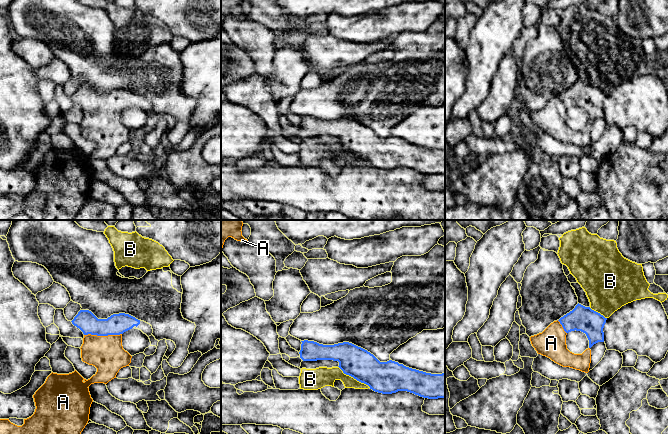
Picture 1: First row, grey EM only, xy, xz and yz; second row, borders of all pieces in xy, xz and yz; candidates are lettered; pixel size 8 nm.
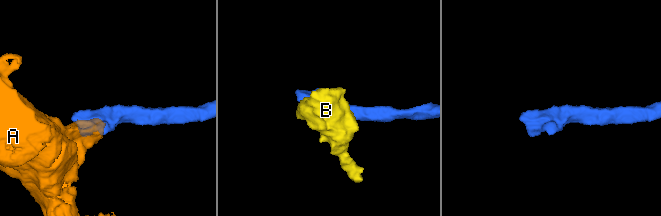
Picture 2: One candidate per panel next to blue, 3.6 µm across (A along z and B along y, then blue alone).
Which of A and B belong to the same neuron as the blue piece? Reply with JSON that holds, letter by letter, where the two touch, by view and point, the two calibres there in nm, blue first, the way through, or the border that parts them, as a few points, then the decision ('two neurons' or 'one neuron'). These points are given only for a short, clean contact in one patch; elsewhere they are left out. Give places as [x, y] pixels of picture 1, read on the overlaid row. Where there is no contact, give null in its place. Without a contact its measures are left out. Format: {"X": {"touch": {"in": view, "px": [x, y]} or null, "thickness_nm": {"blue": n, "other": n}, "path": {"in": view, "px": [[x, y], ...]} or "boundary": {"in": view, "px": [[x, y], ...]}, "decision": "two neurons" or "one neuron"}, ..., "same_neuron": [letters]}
{"A": {"touch": {"in": "xy", "px": [102, 335]}, "thickness_nm": {"blue": 170, "other": 280}, "decision": "one neuron"}, "B": {"touch": {"in": "xz", "px": [354, 378]}, "thickness_nm": {"blue": 260, "other": 160}, "decision": "two neurons"}, "same_neuron": ["A"]}

